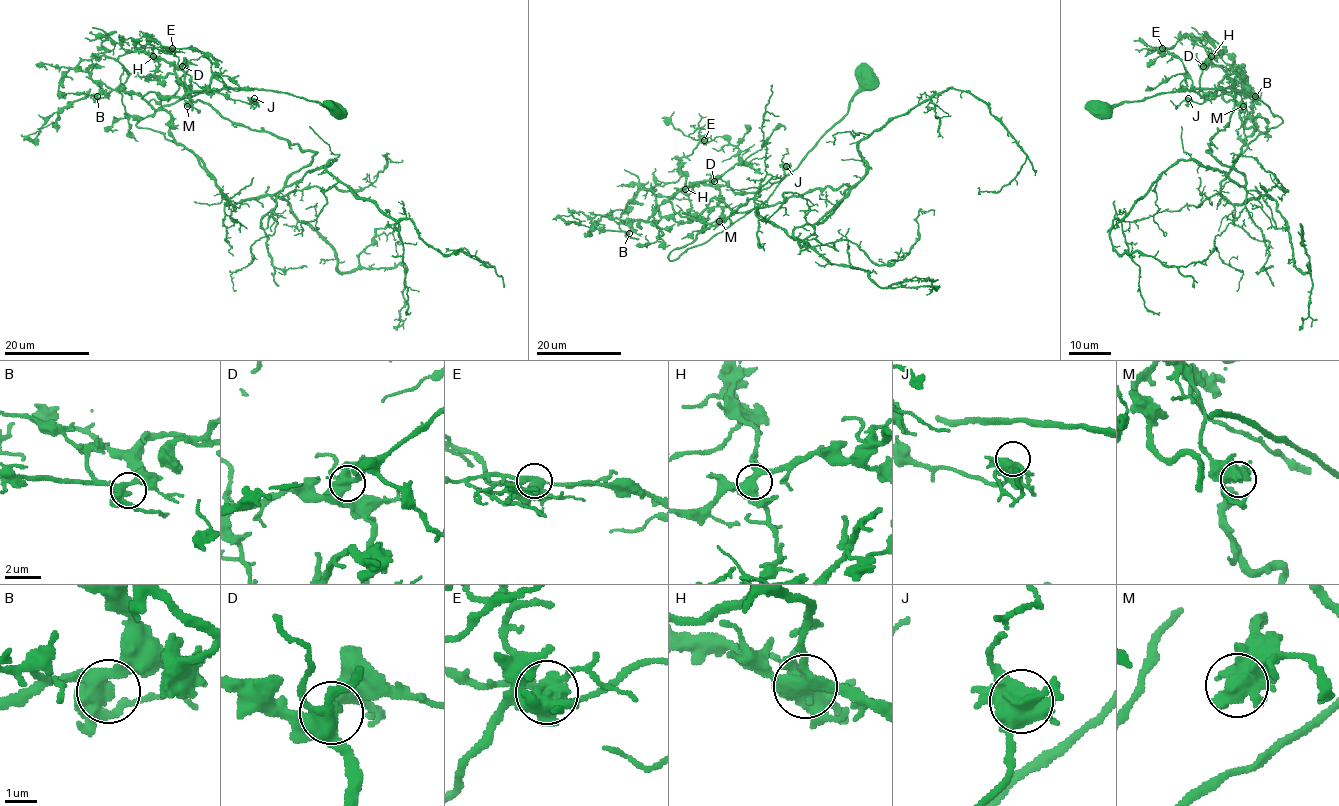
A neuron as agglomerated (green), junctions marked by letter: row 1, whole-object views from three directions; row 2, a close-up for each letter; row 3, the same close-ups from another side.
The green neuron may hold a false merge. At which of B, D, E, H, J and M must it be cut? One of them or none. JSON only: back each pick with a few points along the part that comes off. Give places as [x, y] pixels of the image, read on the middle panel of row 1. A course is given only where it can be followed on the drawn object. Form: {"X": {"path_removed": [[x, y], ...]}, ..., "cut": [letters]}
{"E": {"path_removed": [[704, 141], [650, 187], [662, 216], [845, 184], [817, 223], [862, 140], [955, 88], [1026, 155], [978, 187]]}, "cut": ["E"]}

